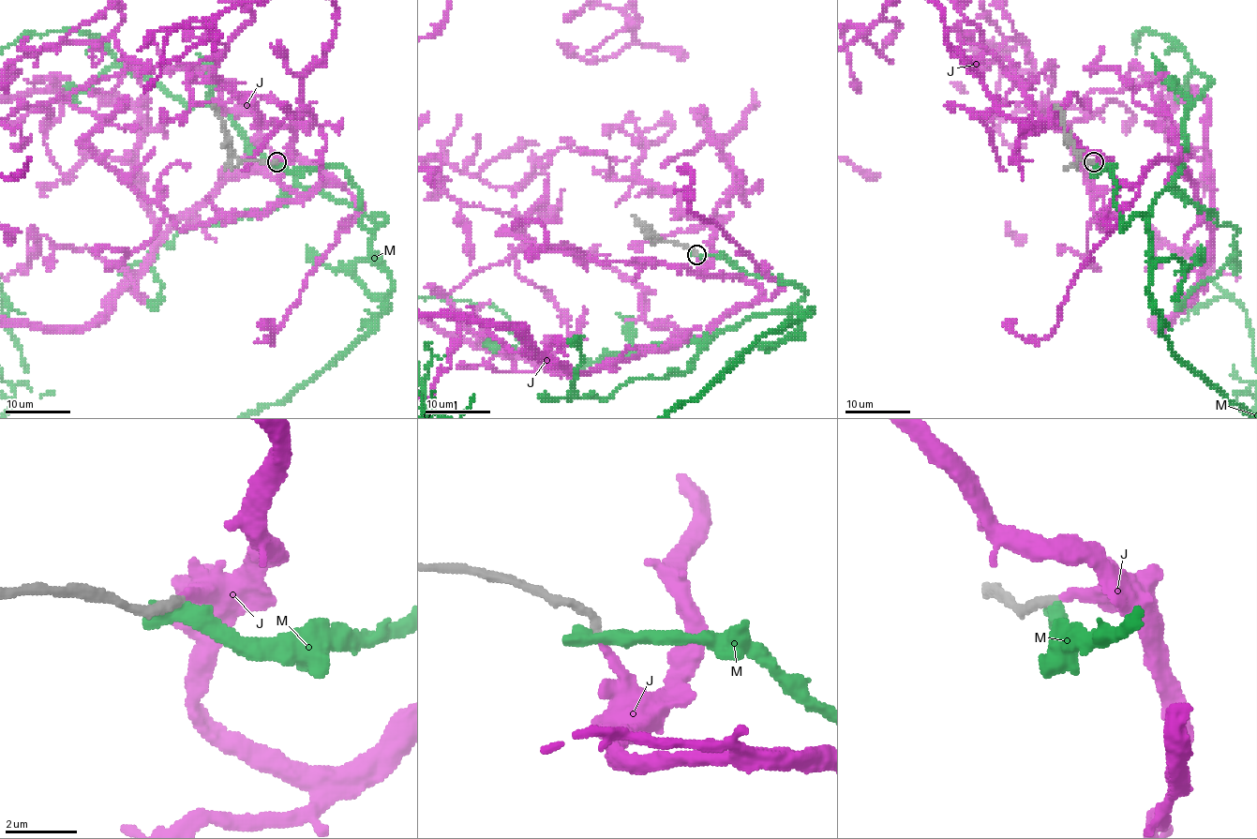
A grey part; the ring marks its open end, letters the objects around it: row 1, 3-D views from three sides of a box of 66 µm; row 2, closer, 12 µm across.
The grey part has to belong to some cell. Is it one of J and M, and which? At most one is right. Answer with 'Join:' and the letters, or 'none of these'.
Join: J

